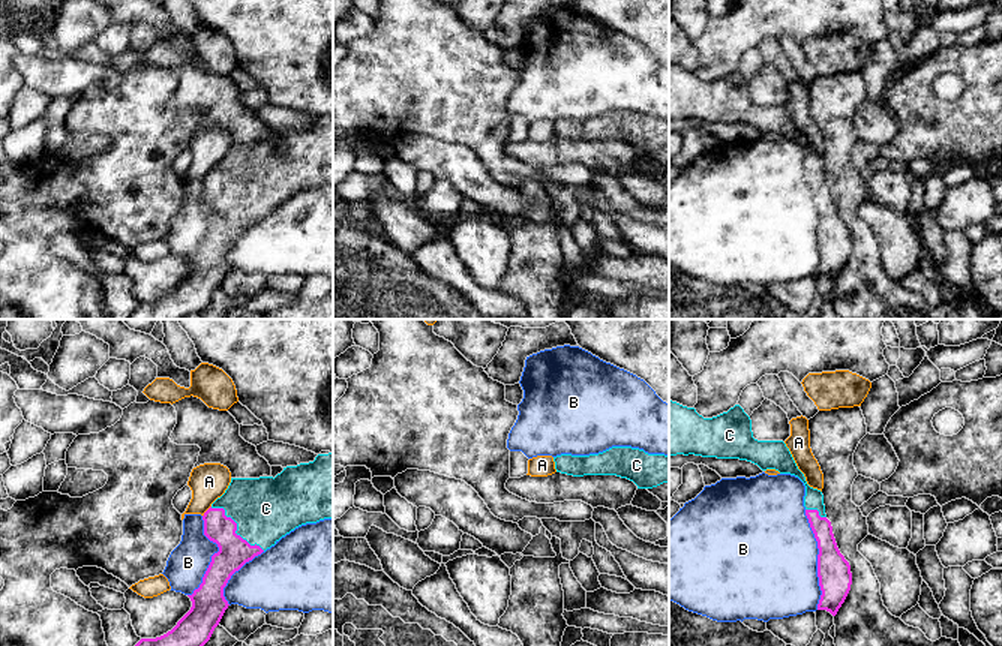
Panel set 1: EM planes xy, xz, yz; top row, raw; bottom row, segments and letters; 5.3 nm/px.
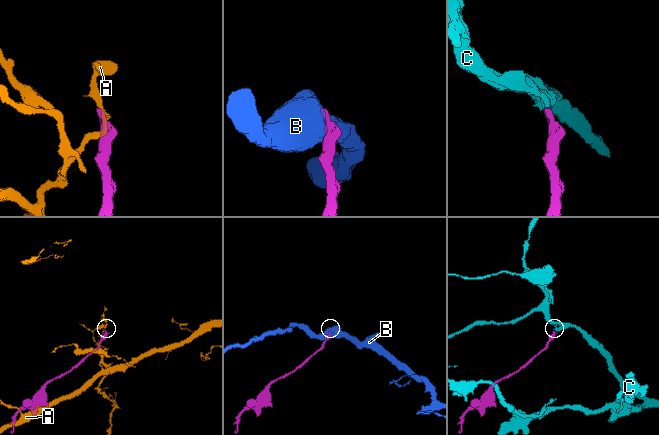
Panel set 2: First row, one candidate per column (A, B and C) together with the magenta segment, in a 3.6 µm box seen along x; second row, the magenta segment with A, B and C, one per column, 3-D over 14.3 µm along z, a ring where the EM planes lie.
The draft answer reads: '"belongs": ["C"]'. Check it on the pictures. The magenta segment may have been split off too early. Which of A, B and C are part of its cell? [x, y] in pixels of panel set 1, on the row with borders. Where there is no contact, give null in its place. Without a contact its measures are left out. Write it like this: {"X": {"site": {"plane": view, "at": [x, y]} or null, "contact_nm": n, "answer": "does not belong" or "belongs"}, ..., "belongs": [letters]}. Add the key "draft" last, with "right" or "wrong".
{"A": {"site": {"plane": "xy", "at": [206, 511]}, "contact_nm": 80, "answer": "does not belong"}, "B": {"site": {"plane": "yz", "at": [818, 559]}, "contact_nm": 550, "answer": "does not belong"}, "C": {"site": {"plane": "xy", "at": [236, 528]}, "contact_nm": 380, "answer": "belongs"}, "belongs": ["C"], "draft": "right"}

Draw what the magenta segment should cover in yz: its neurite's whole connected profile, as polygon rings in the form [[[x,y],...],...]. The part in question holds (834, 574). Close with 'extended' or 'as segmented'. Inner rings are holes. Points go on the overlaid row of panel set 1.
[[[669,400],[669,454],[740,459],[762,471],[776,469],[798,477],[806,486],[806,516],[819,549],[818,577],[822,595],[818,610],[837,615],[850,591],[850,565],[837,547],[822,492],[807,484],[783,441],[754,439],[752,420],[740,405],[717,417],[704,418],[694,408]]]; extended

